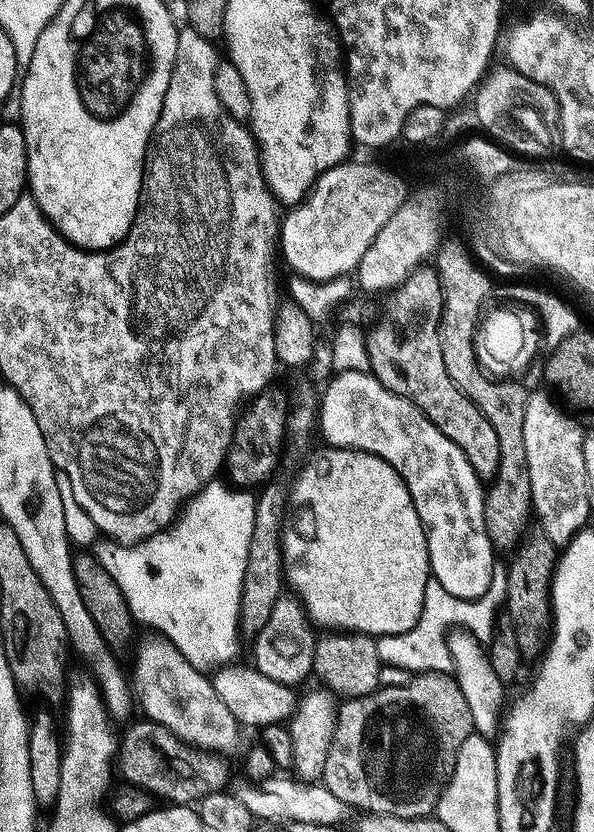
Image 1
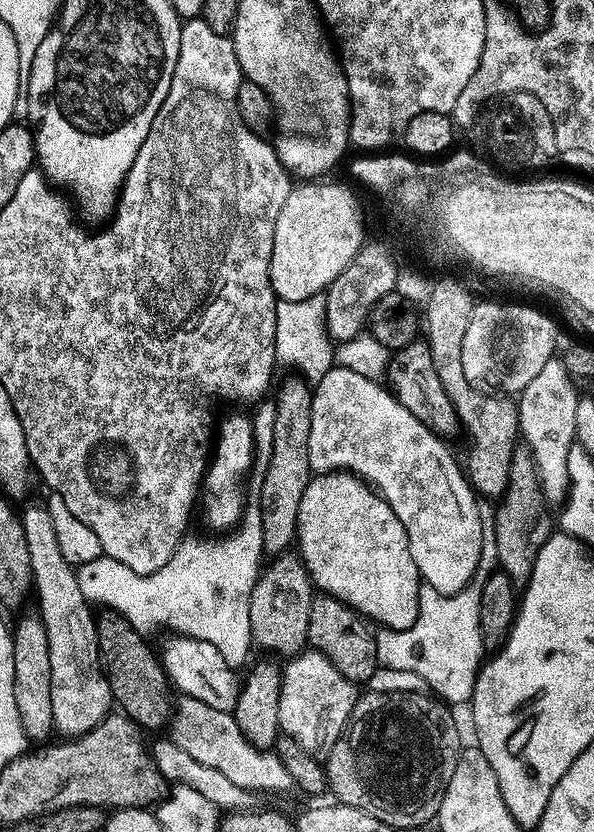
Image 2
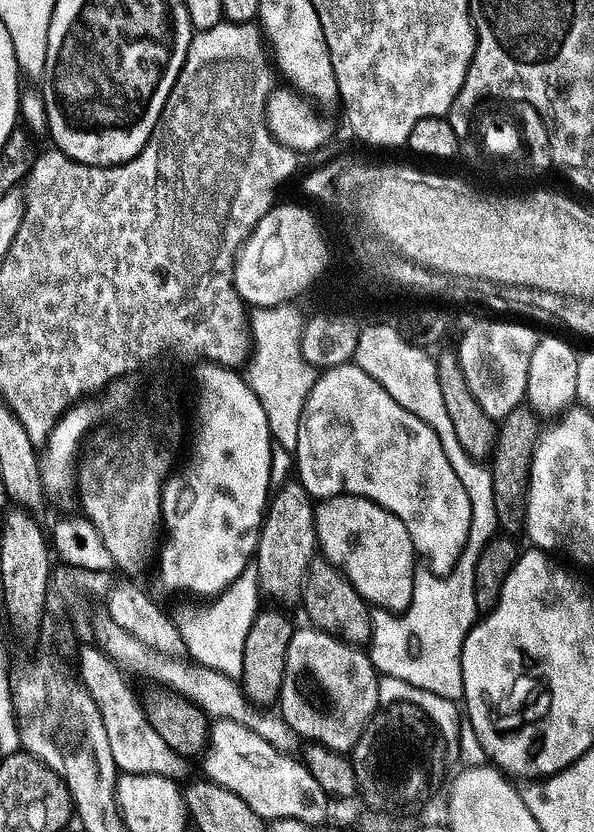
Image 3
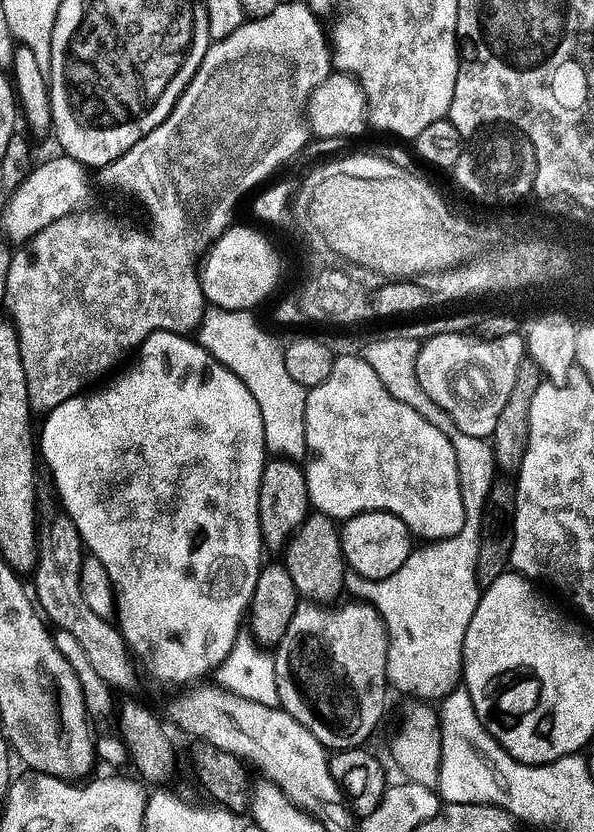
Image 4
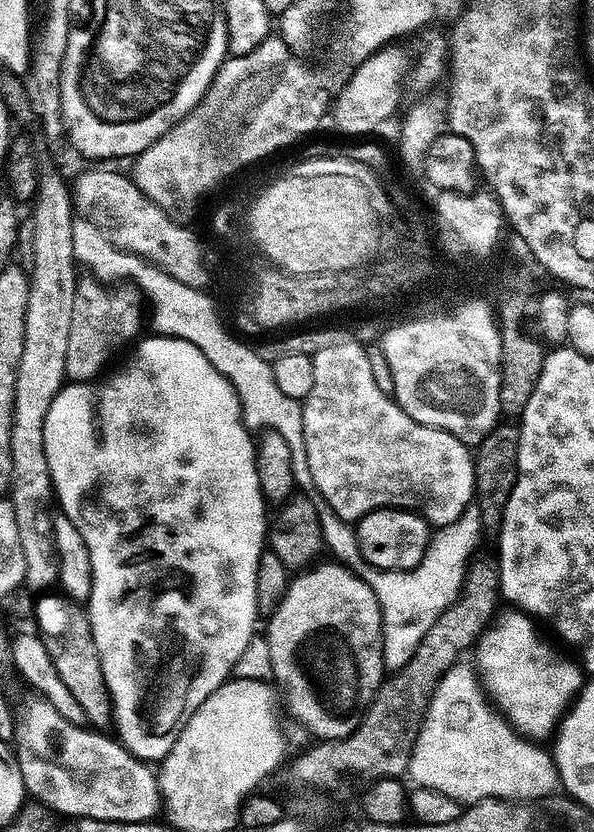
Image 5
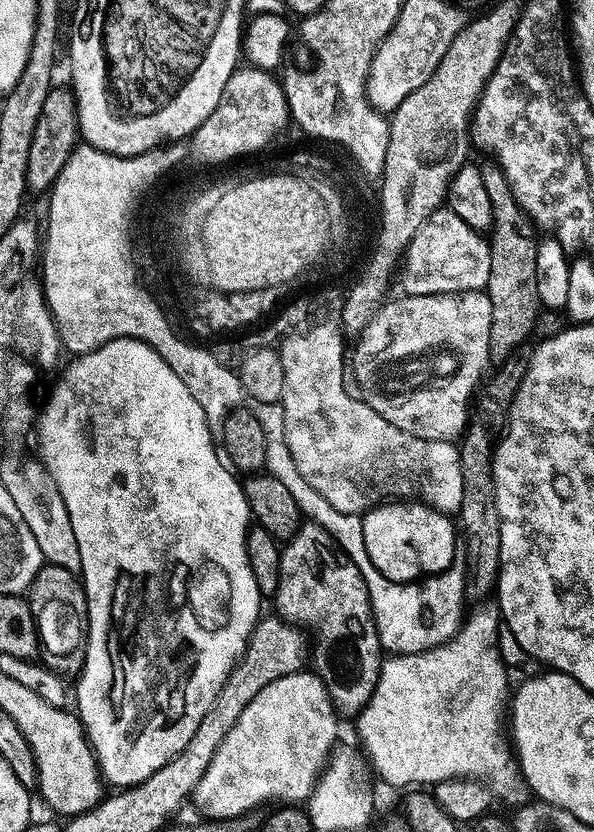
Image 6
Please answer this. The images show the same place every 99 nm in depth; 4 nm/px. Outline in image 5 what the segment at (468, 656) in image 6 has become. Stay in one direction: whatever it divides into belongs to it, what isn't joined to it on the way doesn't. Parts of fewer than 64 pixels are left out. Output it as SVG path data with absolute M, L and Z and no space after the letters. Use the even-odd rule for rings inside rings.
M461 662L453 666L453 668L444 675L441 684L437 688L437 692L433 696L433 702L424 719L420 736L417 738L416 748L413 750L410 779L412 778L414 782L413 785L421 788L429 788L432 791L436 791L438 794L449 796L449 798L456 800L461 806L471 806L478 803L479 800L486 800L489 798L495 798L497 800L515 800L517 802L535 802L544 799L545 796L553 795L558 788L558 773L555 759L553 759L549 753L547 756L540 748L543 747L537 746L533 741L521 736L520 733L504 719L503 715L493 707L490 703L490 697L480 679L479 671L477 671L473 665L471 668L467 662Z

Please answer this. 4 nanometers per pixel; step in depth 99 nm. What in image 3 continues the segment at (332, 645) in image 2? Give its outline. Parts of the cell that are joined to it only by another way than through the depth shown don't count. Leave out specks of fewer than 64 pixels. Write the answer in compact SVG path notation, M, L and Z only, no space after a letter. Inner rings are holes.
M318 558L310 566L304 583L302 609L308 615L307 623L319 632L336 636L348 644L368 646L372 643L372 613L368 601L363 600L354 586L329 560Z

